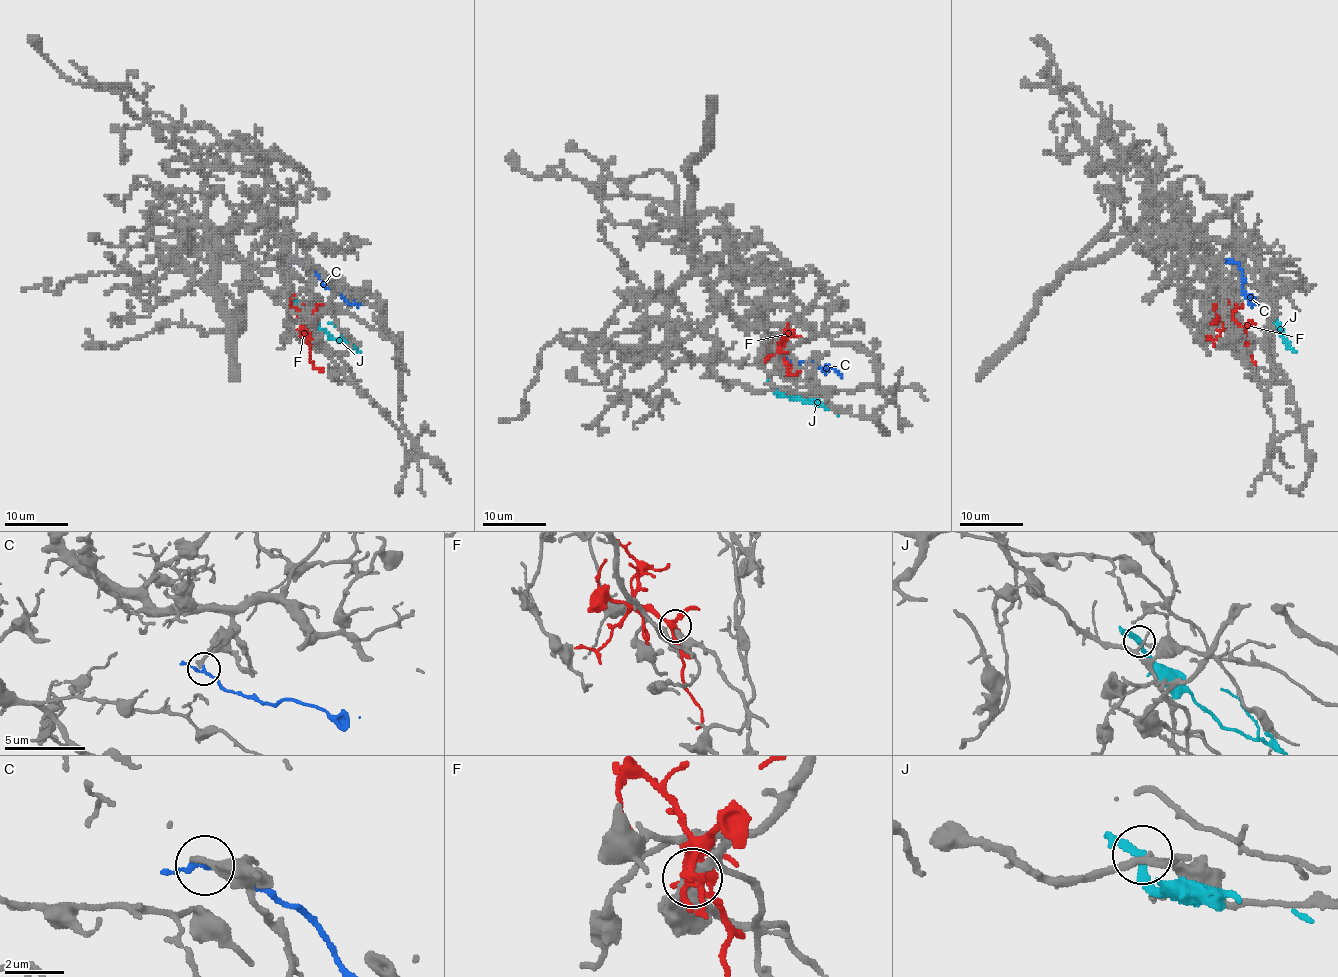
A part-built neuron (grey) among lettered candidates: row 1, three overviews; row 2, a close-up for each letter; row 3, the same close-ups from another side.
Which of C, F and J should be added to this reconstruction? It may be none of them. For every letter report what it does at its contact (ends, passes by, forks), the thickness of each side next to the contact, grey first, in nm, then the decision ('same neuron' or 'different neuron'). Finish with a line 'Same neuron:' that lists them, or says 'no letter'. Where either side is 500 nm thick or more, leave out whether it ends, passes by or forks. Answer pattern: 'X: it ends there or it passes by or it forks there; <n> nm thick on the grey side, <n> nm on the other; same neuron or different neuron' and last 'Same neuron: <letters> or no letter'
C: it passes by; 240 nm thick on the grey side, 160 nm on the other; same neuron
F: 500 nm thick on the grey side, 280 nm on the other; different neuron
J: it passes by; 180 nm thick on the grey side, 240 nm on the other; different neuron
Same neuron: C

